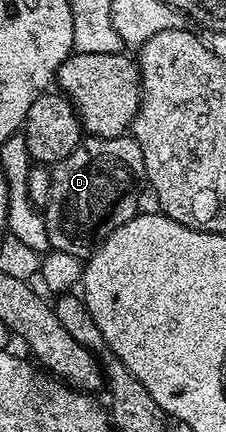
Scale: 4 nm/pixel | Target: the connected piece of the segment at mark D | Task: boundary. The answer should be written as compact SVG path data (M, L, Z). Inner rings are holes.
M128 134L114 139L86 138L66 159L52 168L49 176L49 196L43 201L43 214L47 225L47 237L54 251L73 254L79 260L86 260L97 246L119 225L131 221L138 214L137 186L145 179L143 149Z

